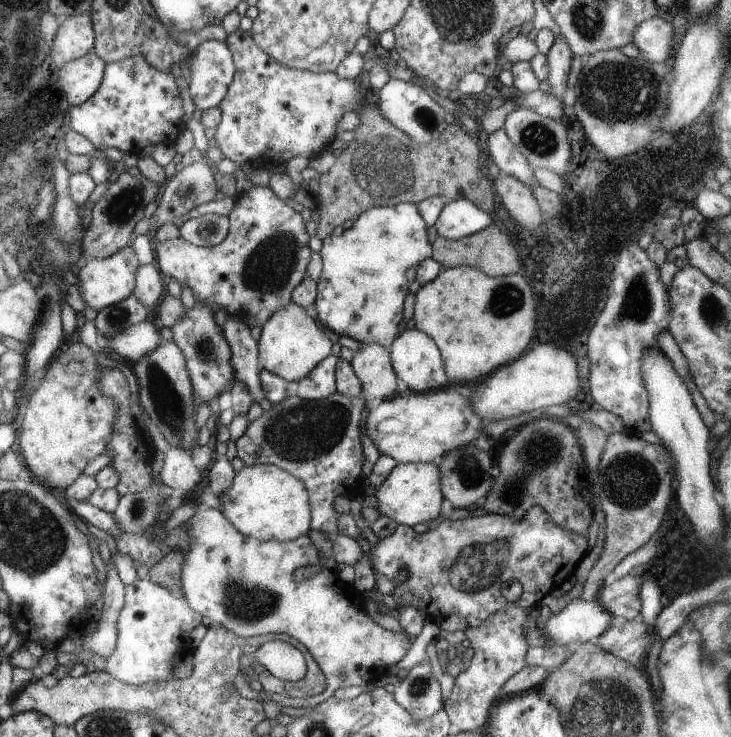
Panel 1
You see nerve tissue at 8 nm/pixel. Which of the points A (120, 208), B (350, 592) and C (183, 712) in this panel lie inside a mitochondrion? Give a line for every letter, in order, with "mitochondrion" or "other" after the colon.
A: mitochondrion
B: other
C: other

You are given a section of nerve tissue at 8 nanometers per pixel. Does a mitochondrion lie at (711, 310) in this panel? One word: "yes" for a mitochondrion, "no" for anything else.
yes

